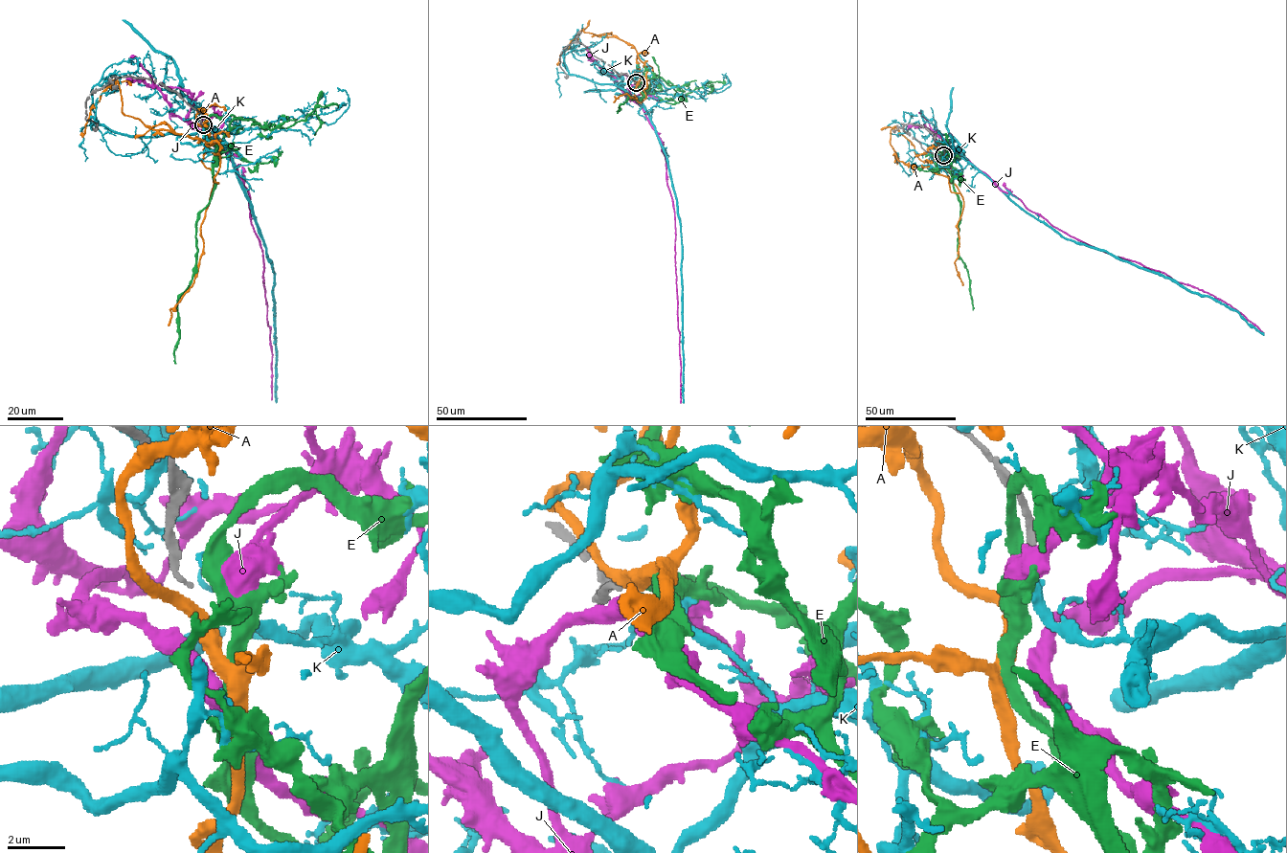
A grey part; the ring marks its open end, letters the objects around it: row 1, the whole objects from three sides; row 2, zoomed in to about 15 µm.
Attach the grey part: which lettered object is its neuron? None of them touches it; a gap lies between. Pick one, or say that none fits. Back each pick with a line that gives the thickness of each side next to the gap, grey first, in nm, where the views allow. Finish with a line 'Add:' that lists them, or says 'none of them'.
Add: none of them

